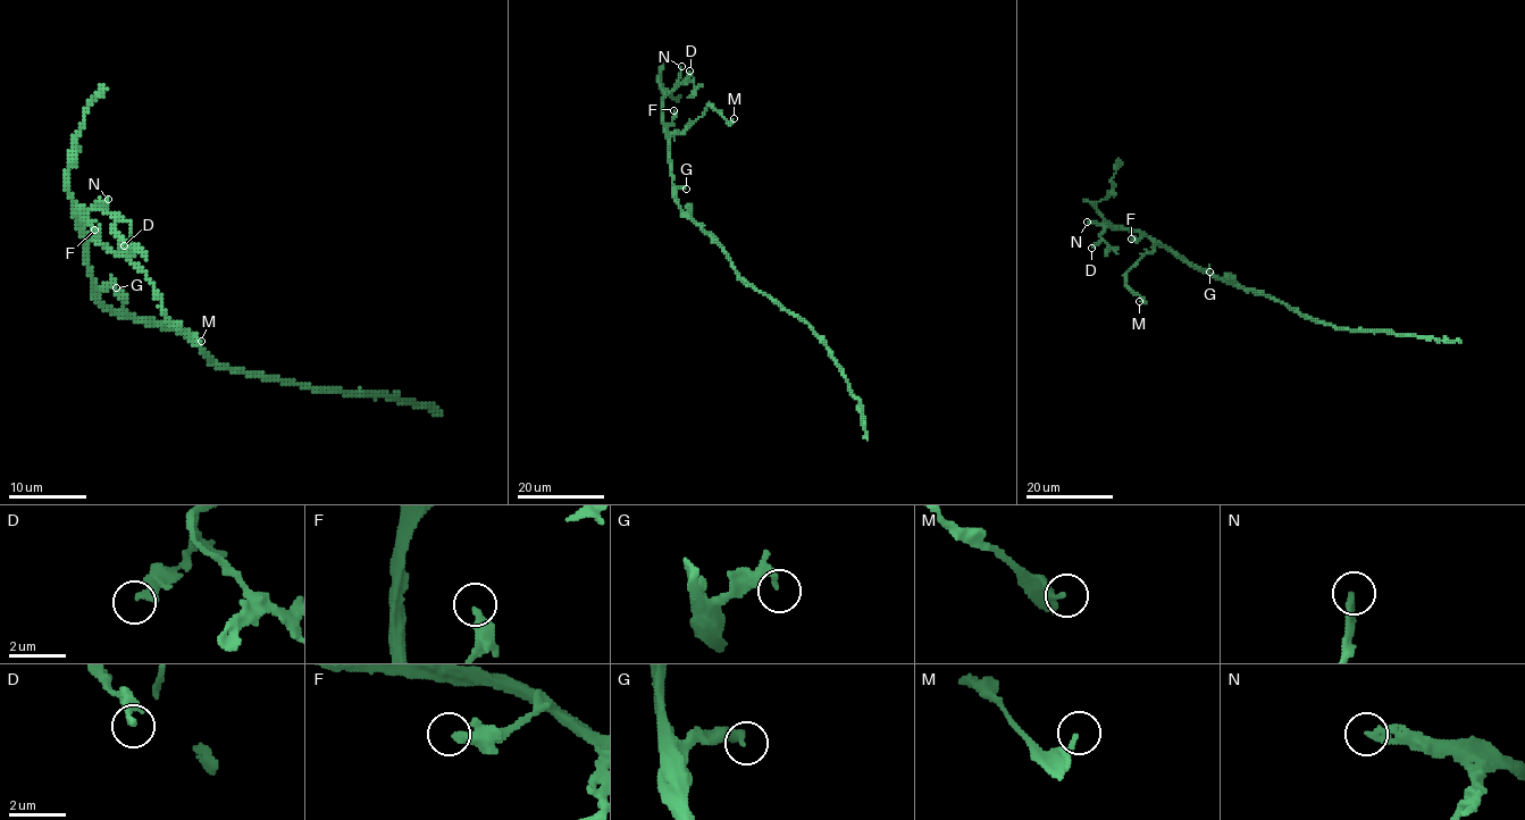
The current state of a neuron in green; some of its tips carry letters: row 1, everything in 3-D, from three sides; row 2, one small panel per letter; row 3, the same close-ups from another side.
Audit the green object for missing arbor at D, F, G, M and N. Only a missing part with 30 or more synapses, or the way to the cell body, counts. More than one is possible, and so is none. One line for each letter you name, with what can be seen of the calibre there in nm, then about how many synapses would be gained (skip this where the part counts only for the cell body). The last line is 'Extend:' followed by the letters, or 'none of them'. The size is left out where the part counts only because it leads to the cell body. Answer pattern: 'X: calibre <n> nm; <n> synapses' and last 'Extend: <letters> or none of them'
N: calibre 240 nm; 150 synapses
Extend: N

